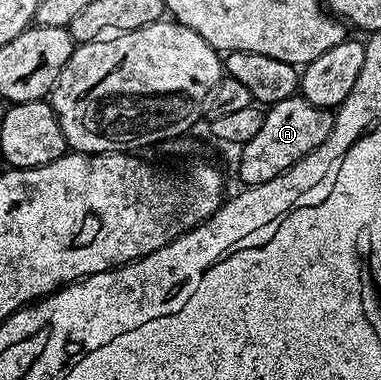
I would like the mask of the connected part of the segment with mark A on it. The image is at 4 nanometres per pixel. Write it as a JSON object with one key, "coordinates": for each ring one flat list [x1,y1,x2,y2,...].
{"coordinates":[[302,96,278,100,272,106,267,107,261,130,254,135,254,140,250,140,238,150,240,178,244,181,243,185,250,187,266,184,278,178,280,174,286,172,310,152,321,149,326,136,330,136,333,130,333,117,332,110,310,104,310,100]]}

